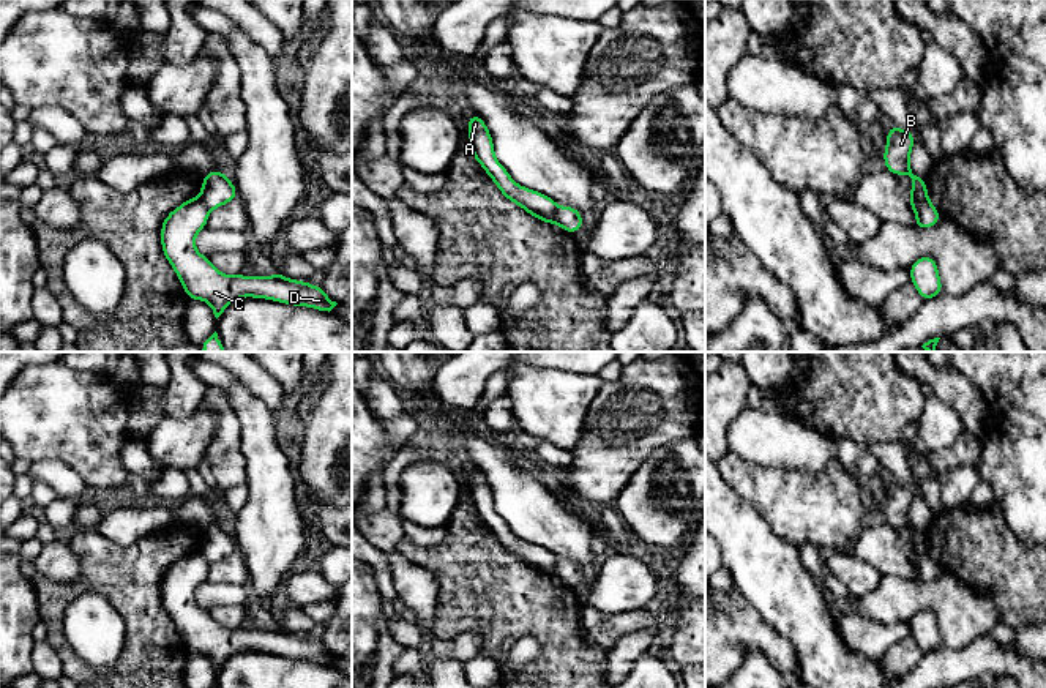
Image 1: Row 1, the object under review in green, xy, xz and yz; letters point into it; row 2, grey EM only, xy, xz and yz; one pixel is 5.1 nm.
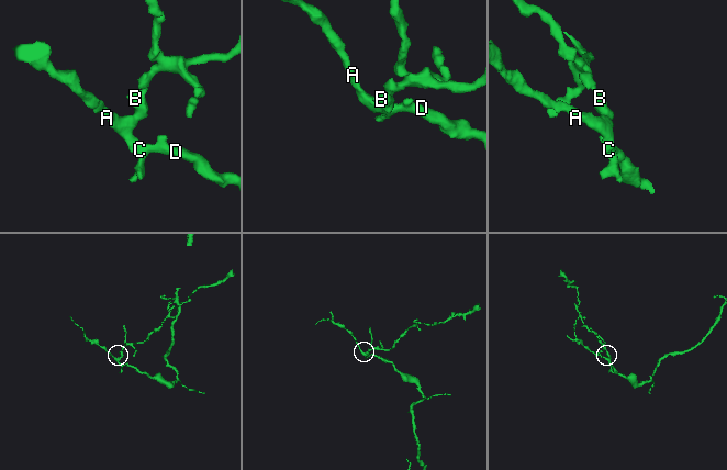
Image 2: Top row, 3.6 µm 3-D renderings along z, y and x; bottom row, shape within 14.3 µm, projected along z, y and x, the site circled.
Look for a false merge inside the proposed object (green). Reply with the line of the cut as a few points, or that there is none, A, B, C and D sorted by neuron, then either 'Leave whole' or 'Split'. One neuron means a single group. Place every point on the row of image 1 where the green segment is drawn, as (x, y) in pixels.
Split along yz (909, 194), (917, 201), (928, 202). Groups: A C D / B. Split

